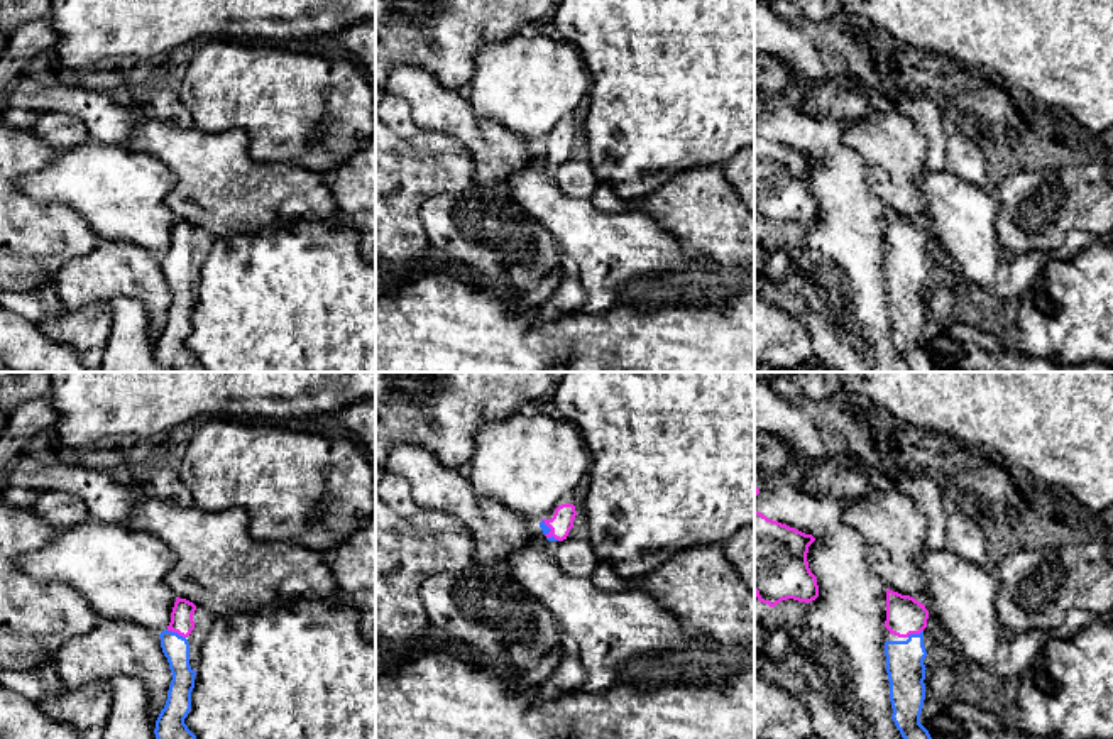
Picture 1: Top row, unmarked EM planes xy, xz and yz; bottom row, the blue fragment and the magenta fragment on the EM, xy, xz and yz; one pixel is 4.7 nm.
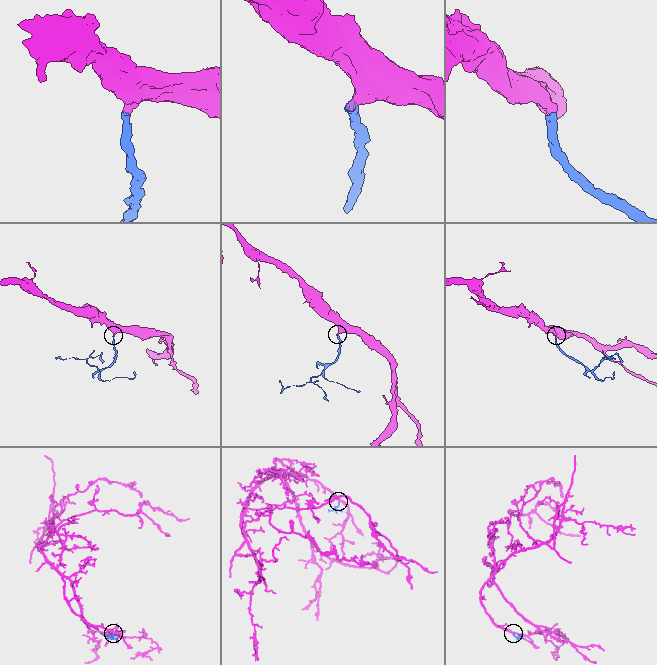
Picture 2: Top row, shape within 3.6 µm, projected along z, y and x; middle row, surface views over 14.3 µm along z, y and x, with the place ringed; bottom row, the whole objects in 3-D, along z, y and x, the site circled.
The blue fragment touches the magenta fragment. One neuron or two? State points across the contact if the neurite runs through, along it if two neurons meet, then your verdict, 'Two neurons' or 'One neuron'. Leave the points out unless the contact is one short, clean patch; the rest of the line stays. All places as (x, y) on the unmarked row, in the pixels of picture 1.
Path across: xy (176, 269), (176, 254), (181, 239). One neuron

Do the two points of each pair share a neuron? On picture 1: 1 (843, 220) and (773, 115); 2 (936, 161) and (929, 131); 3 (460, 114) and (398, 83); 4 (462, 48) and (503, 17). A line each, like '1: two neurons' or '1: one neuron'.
1: one neuron
2: one neuron
3: one neuron
4: one neuron

